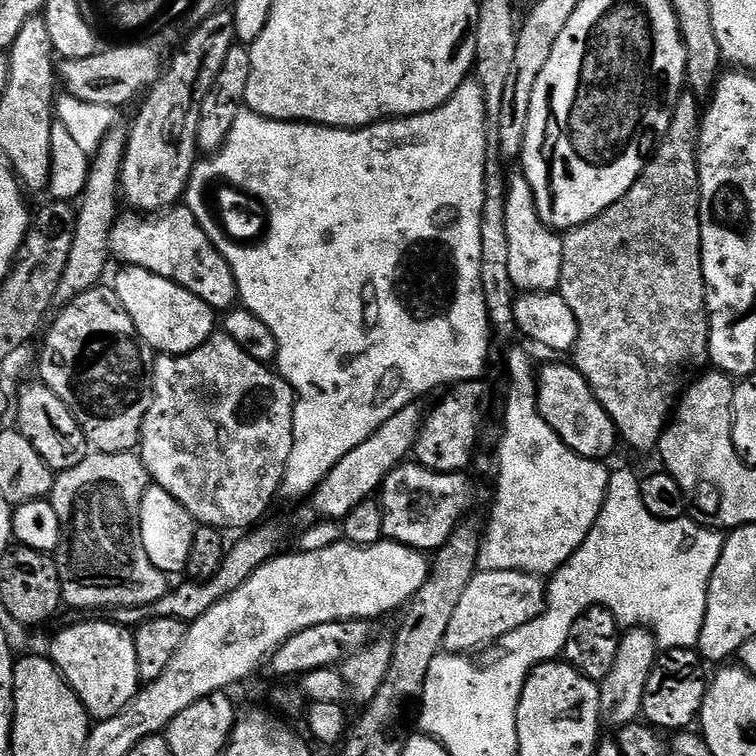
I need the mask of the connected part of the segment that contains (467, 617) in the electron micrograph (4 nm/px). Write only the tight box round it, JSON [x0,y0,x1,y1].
[442,572,546,654]

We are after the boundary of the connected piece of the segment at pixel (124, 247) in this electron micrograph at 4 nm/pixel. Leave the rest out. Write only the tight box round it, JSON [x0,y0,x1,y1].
[110,206,232,302]

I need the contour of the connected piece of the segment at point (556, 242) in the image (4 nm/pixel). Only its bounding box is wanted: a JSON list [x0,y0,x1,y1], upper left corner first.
[506,174,563,294]

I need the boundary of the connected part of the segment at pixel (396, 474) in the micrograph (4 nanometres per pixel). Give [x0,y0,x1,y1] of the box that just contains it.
[378,466,472,554]

